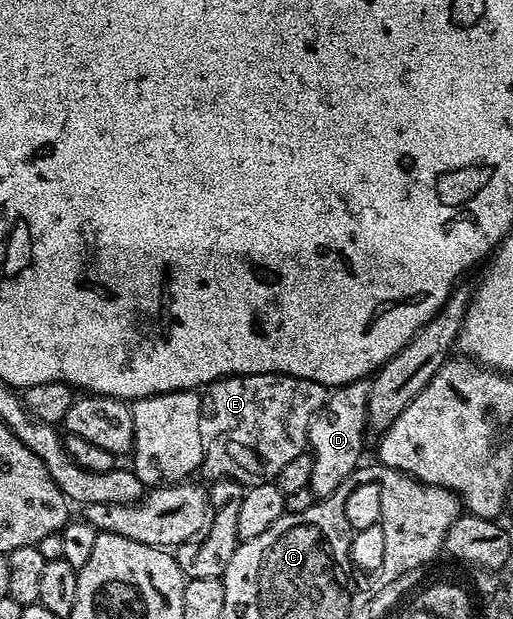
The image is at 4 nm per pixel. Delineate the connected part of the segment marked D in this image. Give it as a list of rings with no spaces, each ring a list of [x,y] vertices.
[[[358,379],[355,383],[346,383],[343,387],[337,387],[334,388],[328,394],[327,397],[327,404],[325,404],[322,409],[320,409],[317,414],[313,417],[313,421],[309,425],[309,433],[307,434],[307,447],[309,448],[309,454],[311,456],[311,460],[313,461],[313,477],[311,478],[311,485],[309,488],[310,494],[315,494],[315,497],[326,497],[328,495],[331,495],[336,491],[337,488],[341,486],[342,483],[346,479],[352,478],[356,473],[355,466],[359,463],[359,458],[363,455],[363,434],[366,433],[366,431],[369,431],[369,420],[367,418],[367,406],[369,405],[369,389],[371,388],[370,382],[368,382],[367,379]]]

